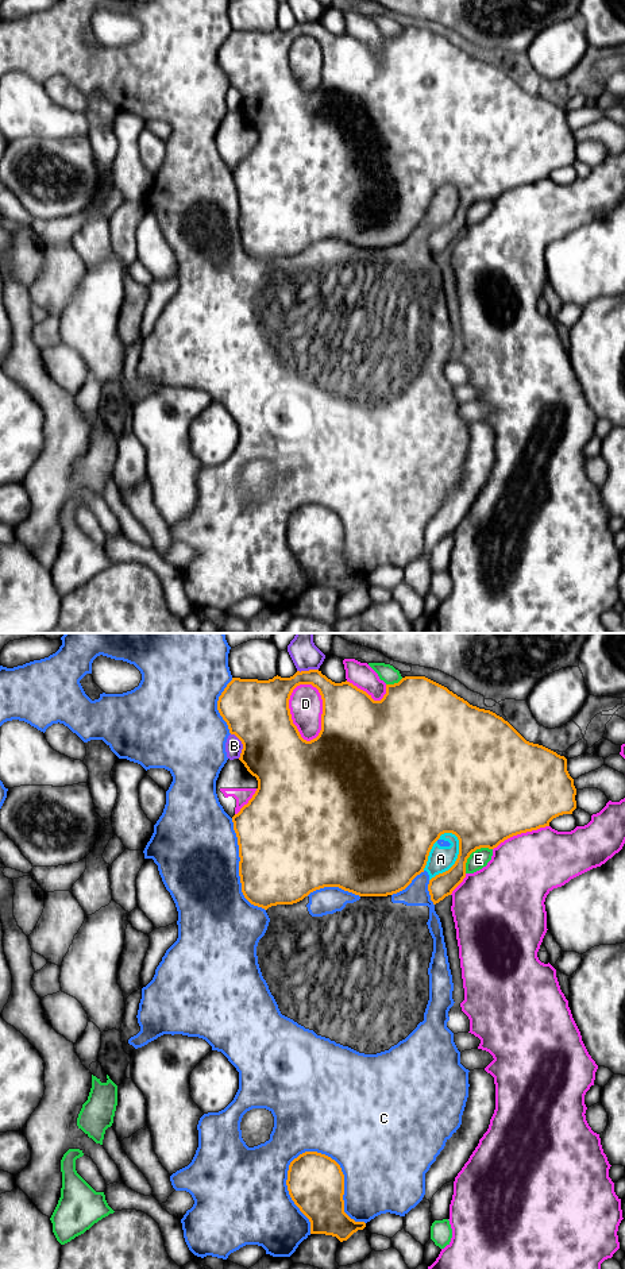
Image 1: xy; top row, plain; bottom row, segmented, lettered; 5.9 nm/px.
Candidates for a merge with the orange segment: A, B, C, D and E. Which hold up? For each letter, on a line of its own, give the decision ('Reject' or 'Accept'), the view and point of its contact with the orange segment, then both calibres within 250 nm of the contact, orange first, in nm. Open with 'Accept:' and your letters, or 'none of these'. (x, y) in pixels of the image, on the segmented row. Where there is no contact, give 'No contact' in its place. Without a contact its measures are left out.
Accept: none of these
A: Reject. Touches orange at xy (456, 860). Thickness 280 nm (orange) against 150 nm
B: Reject. Touches orange at xy (243, 745). Thickness 380 nm (orange) against 100 nm
C: Reject. Touches orange at xy (342, 1173). Thickness 340 nm (orange) against 480 nm
D: Reject. Touches orange at xy (290, 714). Thickness 380 nm (orange) against 200 nm
E: Reject. Touches orange at xy (471, 852). Thickness 420 nm (orange) against 110 nm

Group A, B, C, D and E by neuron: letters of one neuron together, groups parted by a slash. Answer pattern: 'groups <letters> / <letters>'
groups A C / B / D / E

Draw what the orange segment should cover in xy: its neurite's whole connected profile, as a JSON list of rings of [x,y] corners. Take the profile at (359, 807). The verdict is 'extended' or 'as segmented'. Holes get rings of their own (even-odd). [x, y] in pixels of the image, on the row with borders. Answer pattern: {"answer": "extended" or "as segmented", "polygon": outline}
{"answer": "as segmented", "polygon": [[[309,670],[309,671],[301,671],[301,672],[297,671],[290,678],[281,678],[281,676],[277,675],[273,679],[269,679],[269,680],[232,678],[232,680],[227,684],[227,687],[224,688],[224,691],[219,697],[217,710],[219,710],[220,716],[223,717],[223,720],[227,722],[229,733],[235,734],[243,744],[243,749],[242,749],[239,760],[244,764],[247,771],[252,776],[255,776],[256,780],[258,780],[258,788],[256,788],[255,794],[248,801],[248,803],[244,805],[240,809],[240,811],[232,817],[232,822],[234,822],[234,830],[235,830],[236,837],[238,837],[238,845],[239,845],[239,857],[240,857],[239,876],[240,876],[240,883],[242,883],[242,892],[243,892],[244,898],[251,904],[262,907],[265,910],[267,910],[271,906],[277,906],[277,904],[297,903],[300,900],[302,900],[305,896],[308,896],[310,892],[313,892],[316,890],[320,890],[320,888],[324,888],[324,887],[339,887],[344,891],[352,892],[352,894],[359,895],[359,896],[387,896],[387,895],[397,894],[397,892],[405,890],[417,875],[424,872],[424,868],[425,868],[427,861],[428,861],[429,852],[431,852],[433,844],[440,838],[440,836],[444,834],[444,833],[452,833],[459,840],[458,859],[456,859],[455,864],[448,871],[436,875],[435,878],[432,878],[429,880],[429,884],[428,884],[428,891],[429,891],[429,895],[431,895],[431,900],[433,902],[433,904],[436,904],[440,900],[443,900],[445,896],[451,895],[452,891],[463,882],[463,879],[466,878],[466,863],[467,863],[467,859],[470,857],[470,855],[472,852],[475,852],[477,849],[481,849],[481,848],[494,849],[501,842],[504,842],[505,840],[508,840],[513,836],[549,826],[549,822],[553,818],[556,818],[559,815],[563,815],[563,814],[572,814],[572,811],[576,809],[576,801],[575,801],[576,788],[574,786],[574,779],[570,776],[570,774],[567,771],[567,759],[564,756],[560,756],[556,752],[553,752],[553,751],[551,751],[551,749],[548,749],[543,745],[526,741],[502,717],[497,716],[495,713],[493,713],[490,710],[479,709],[477,706],[470,705],[467,701],[458,697],[456,694],[450,691],[447,687],[444,687],[444,686],[441,686],[441,684],[439,684],[439,683],[436,683],[436,682],[433,682],[433,680],[425,678],[425,676],[405,676],[398,683],[386,684],[386,694],[383,695],[383,698],[381,701],[374,701],[371,698],[371,695],[369,695],[366,691],[358,688],[356,686],[354,686],[352,683],[350,683],[347,680],[342,682],[342,683],[335,683],[331,679],[328,679],[325,675],[323,675],[321,671],[319,671],[319,670]],[[300,684],[312,684],[313,687],[316,687],[319,690],[319,693],[321,695],[321,699],[323,699],[321,730],[320,730],[319,736],[316,738],[310,740],[310,741],[306,741],[301,737],[297,726],[293,724],[290,709],[289,709],[290,695],[292,695],[293,690]]]}

